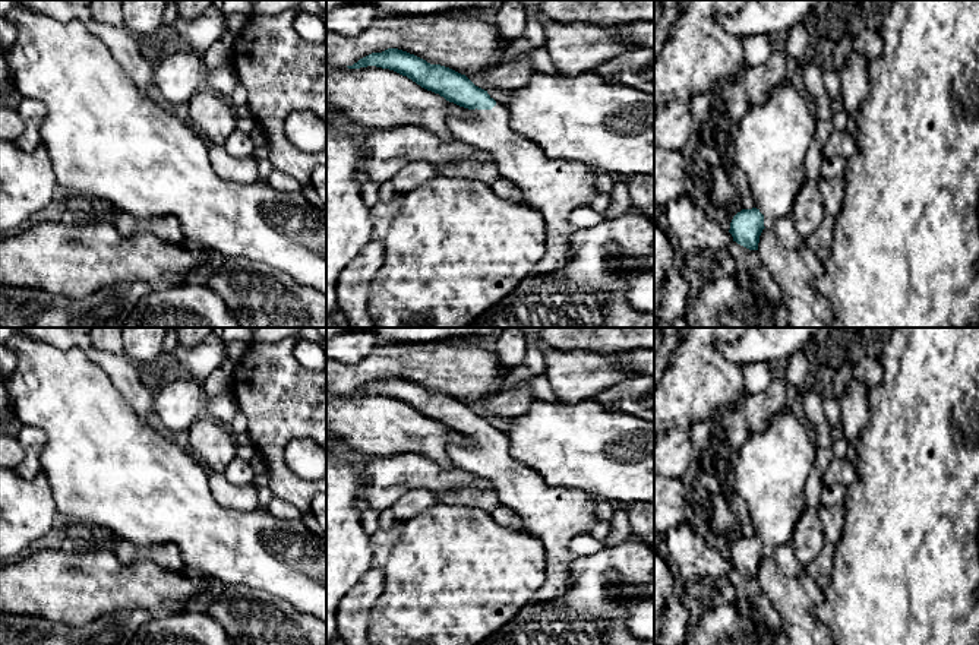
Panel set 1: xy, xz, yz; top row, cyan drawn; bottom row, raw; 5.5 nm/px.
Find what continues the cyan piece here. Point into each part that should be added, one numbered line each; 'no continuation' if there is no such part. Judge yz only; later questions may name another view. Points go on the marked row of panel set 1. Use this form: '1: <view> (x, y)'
1: yz (783, 227)

